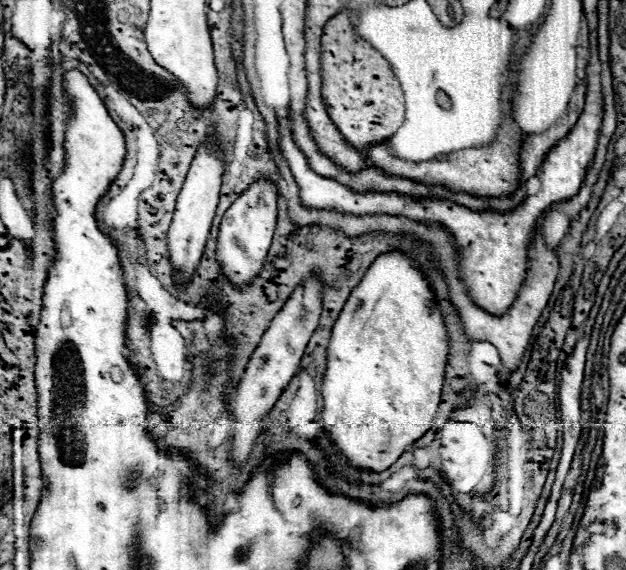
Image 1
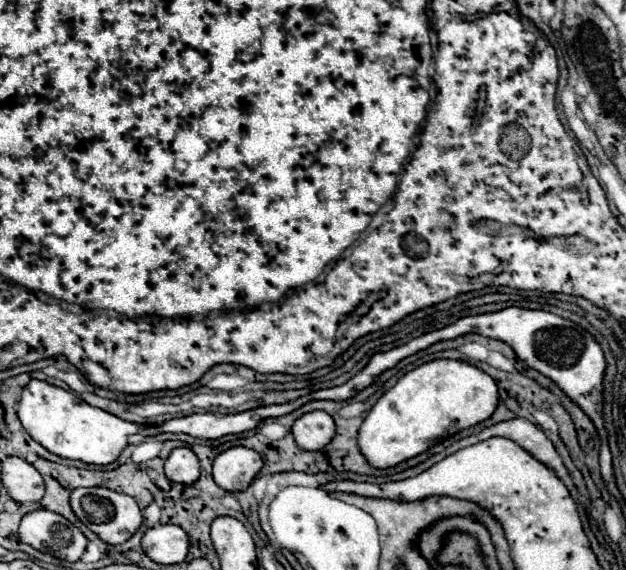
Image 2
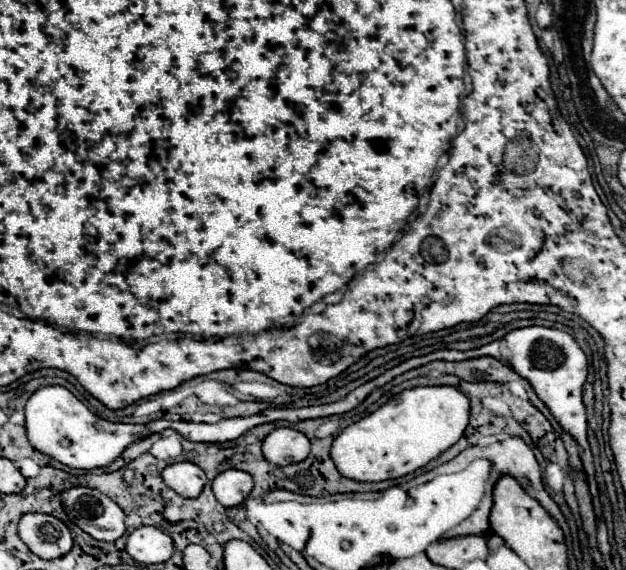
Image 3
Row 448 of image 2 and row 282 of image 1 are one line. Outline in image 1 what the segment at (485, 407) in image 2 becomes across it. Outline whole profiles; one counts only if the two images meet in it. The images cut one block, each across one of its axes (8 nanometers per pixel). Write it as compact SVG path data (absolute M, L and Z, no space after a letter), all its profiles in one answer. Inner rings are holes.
M402 252L380 256L380 260L368 268L368 276L360 280L356 292L348 298L344 312L340 312L340 320L336 320L332 328L322 380L324 410L320 422L328 440L338 446L350 468L384 472L408 446L426 434L440 404L446 356L448 334L440 308L432 304L432 292L422 272L414 268L410 258Z

